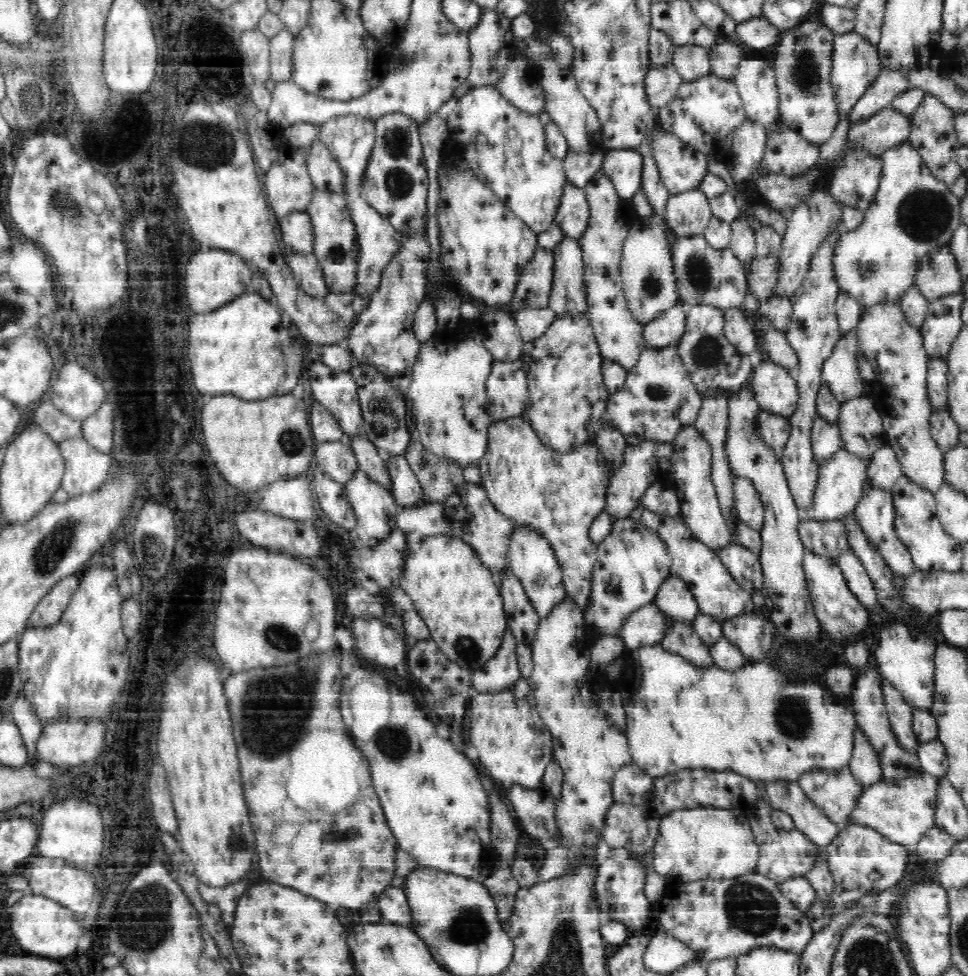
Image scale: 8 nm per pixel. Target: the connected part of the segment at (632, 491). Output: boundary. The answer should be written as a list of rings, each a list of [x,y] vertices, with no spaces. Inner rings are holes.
[[[647,442],[643,443],[639,447],[633,447],[632,444],[626,446],[626,452],[624,452],[624,458],[622,458],[622,466],[613,474],[608,486],[608,504],[612,508],[604,508],[608,514],[612,514],[613,518],[624,518],[626,516],[626,508],[618,506],[622,504],[622,498],[624,502],[628,504],[630,498],[638,500],[639,502],[644,496],[644,492],[652,486],[652,484],[659,481],[659,477],[664,473],[671,473],[673,470],[673,456],[675,454],[675,447],[671,443],[661,444],[660,442]]]

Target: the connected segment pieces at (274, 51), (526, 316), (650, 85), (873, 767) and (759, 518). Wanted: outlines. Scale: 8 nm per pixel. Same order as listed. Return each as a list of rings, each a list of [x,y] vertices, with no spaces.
[[[282,30],[269,39],[269,78],[275,81],[292,79],[294,46],[295,35],[292,35],[288,30]]]
[[[549,306],[544,308],[523,308],[518,312],[512,313],[512,315],[519,335],[524,341],[542,337],[558,317]]]
[[[670,65],[650,67],[645,78],[645,94],[654,109],[662,109],[679,96],[683,79]]]
[[[857,730],[855,733],[855,748],[849,762],[850,771],[854,778],[858,779],[858,783],[862,788],[866,788],[875,782],[881,780],[881,766],[876,752],[873,752],[868,740],[861,736],[861,732]]]
[[[736,477],[733,486],[733,502],[738,519],[759,531],[764,524],[765,508],[760,501],[755,485],[748,477]]]

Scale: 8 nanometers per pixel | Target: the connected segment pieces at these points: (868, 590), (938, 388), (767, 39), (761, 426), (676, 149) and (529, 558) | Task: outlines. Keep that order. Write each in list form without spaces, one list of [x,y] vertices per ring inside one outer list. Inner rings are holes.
[[[851,549],[840,554],[836,559],[848,586],[855,597],[867,607],[868,610],[876,608],[877,594],[867,568],[864,568],[859,556],[854,555]]]
[[[932,357],[927,362],[927,389],[931,409],[948,406],[948,363],[942,357]]]
[[[763,17],[736,26],[738,44],[742,44],[746,50],[748,48],[766,49],[779,41],[781,33],[782,30]]]
[[[761,410],[756,418],[756,431],[758,437],[762,437],[760,440],[770,447],[770,451],[775,451],[778,456],[781,456],[788,444],[792,427],[788,419]]]
[[[658,130],[652,140],[646,142],[647,150],[652,151],[654,161],[658,165],[660,180],[670,194],[678,194],[692,189],[698,189],[702,179],[708,174],[708,155],[689,147],[671,132]]]
[[[528,528],[513,530],[509,541],[507,559],[511,571],[522,583],[535,611],[541,618],[547,617],[566,596],[562,567],[552,548],[549,548],[548,541],[545,540],[544,536],[539,536]]]

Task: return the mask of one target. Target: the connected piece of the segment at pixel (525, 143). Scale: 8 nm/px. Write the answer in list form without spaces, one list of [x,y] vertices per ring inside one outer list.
[[[490,85],[471,88],[469,91],[465,92],[462,97],[454,99],[452,102],[444,105],[443,108],[440,109],[438,116],[442,117],[442,119],[446,121],[449,137],[456,140],[456,142],[461,142],[465,145],[464,162],[470,166],[473,173],[476,175],[476,178],[479,178],[482,182],[484,182],[484,184],[488,185],[489,188],[492,189],[492,192],[496,195],[496,198],[500,200],[501,204],[510,208],[510,210],[516,214],[518,219],[524,221],[524,224],[528,225],[528,228],[532,229],[532,232],[537,235],[546,232],[550,228],[551,224],[555,222],[557,206],[561,200],[561,194],[564,190],[564,186],[568,182],[562,166],[562,161],[554,158],[547,149],[545,141],[545,119],[543,116],[539,116],[538,114],[528,114],[526,111],[520,111],[518,108],[510,105],[496,87]]]

